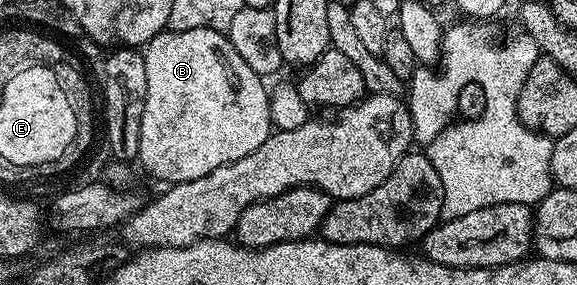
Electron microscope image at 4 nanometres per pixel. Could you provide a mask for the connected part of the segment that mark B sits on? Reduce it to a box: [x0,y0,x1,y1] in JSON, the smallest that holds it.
[136,28,272,185]

